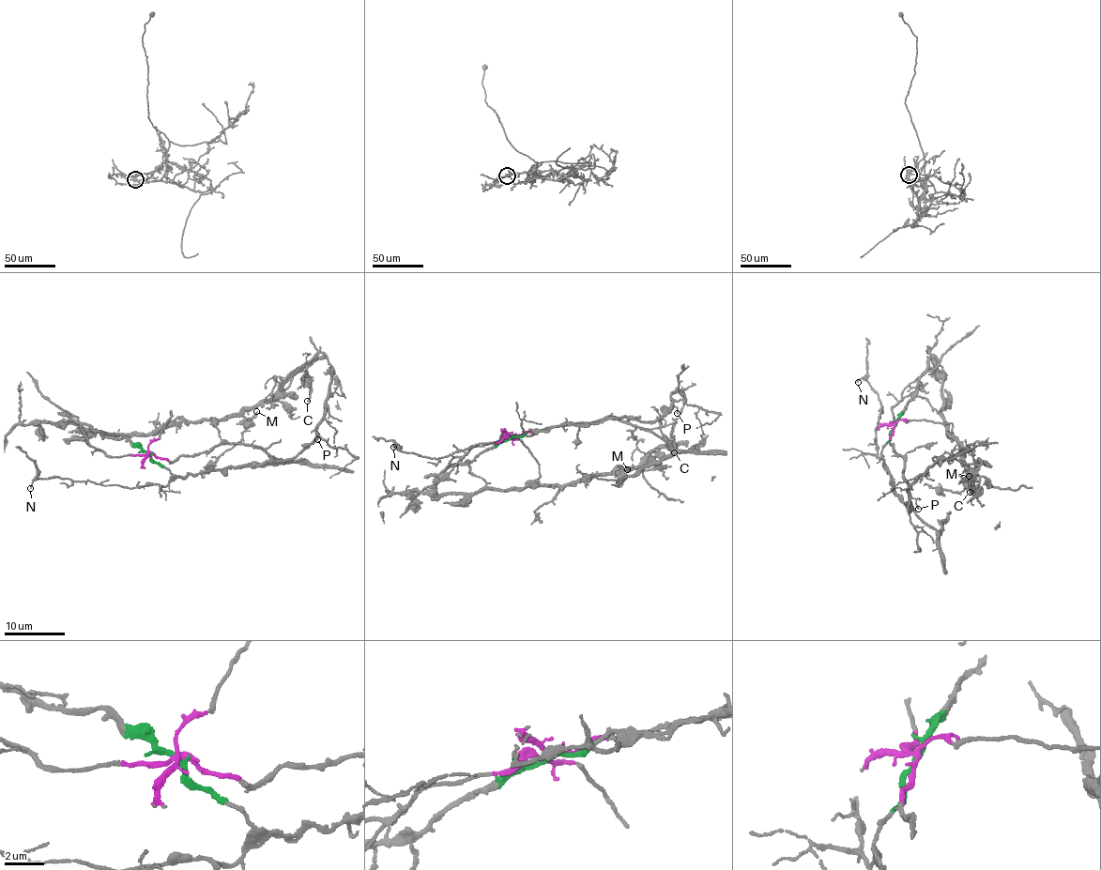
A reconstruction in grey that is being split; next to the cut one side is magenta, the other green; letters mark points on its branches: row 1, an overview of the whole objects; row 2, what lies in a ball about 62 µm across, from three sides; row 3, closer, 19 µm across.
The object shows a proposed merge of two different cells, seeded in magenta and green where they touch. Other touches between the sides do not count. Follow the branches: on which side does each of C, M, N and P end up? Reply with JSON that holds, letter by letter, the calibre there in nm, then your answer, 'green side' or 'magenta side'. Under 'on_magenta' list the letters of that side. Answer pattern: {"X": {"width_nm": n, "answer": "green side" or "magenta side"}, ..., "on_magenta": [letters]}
{"C": {"width_nm": 120, "answer": "magenta side"}, "M": {"width_nm": 160, "answer": "magenta side"}, "N": {"width_nm": 120, "answer": "green side"}, "P": {"width_nm": 110, "answer": "green side"}, "on_magenta": ["C", "M"]}

